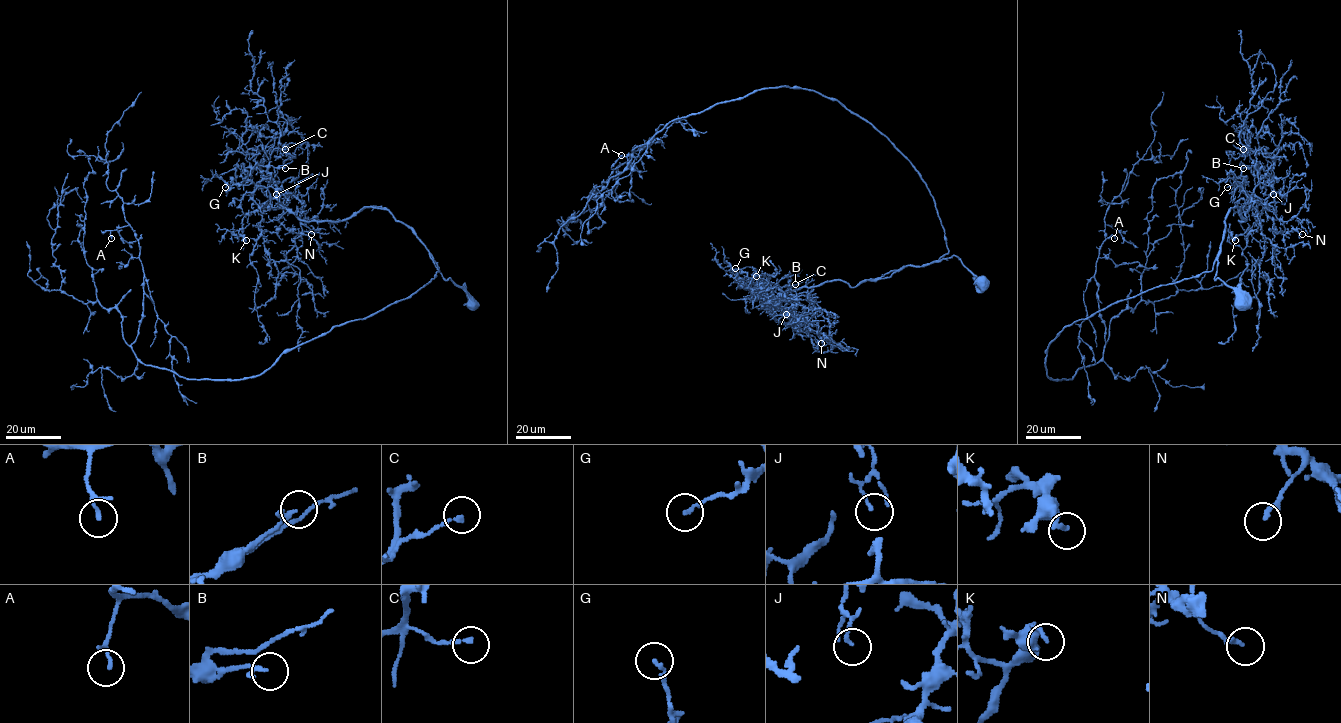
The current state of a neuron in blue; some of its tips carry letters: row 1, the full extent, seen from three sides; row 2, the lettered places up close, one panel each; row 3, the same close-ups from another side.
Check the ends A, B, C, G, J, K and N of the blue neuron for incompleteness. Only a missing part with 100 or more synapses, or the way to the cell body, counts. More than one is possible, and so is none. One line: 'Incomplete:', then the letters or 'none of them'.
Incomplete: K

